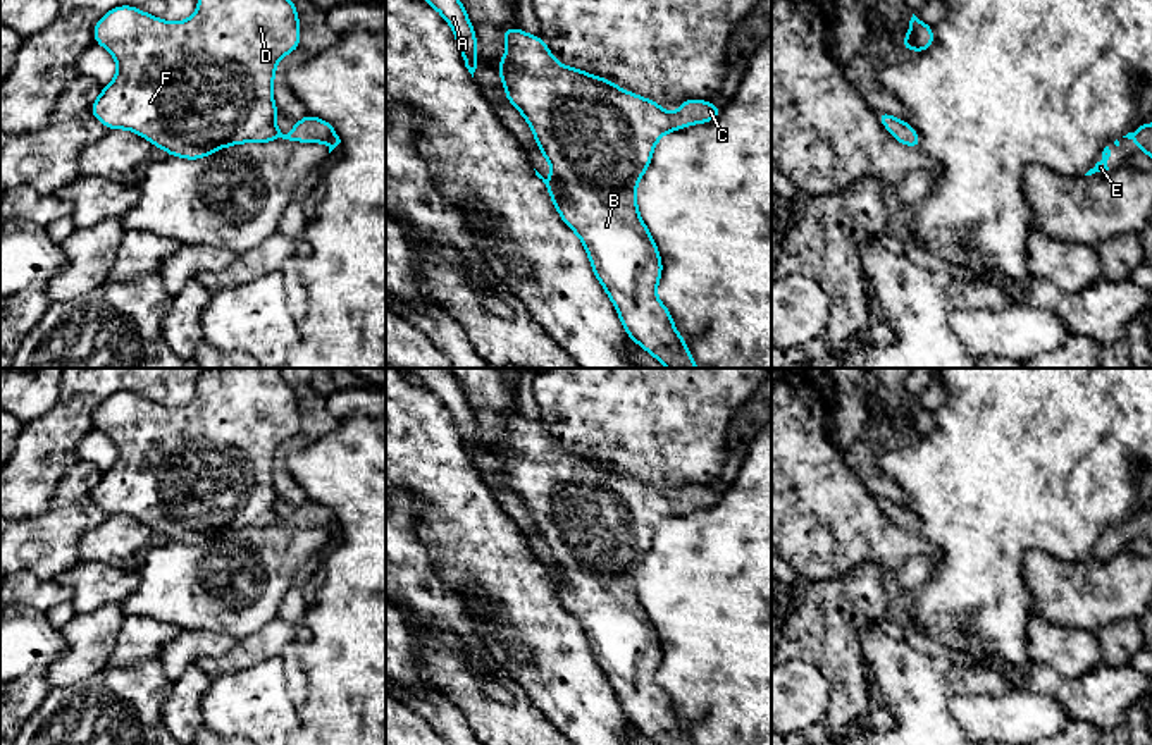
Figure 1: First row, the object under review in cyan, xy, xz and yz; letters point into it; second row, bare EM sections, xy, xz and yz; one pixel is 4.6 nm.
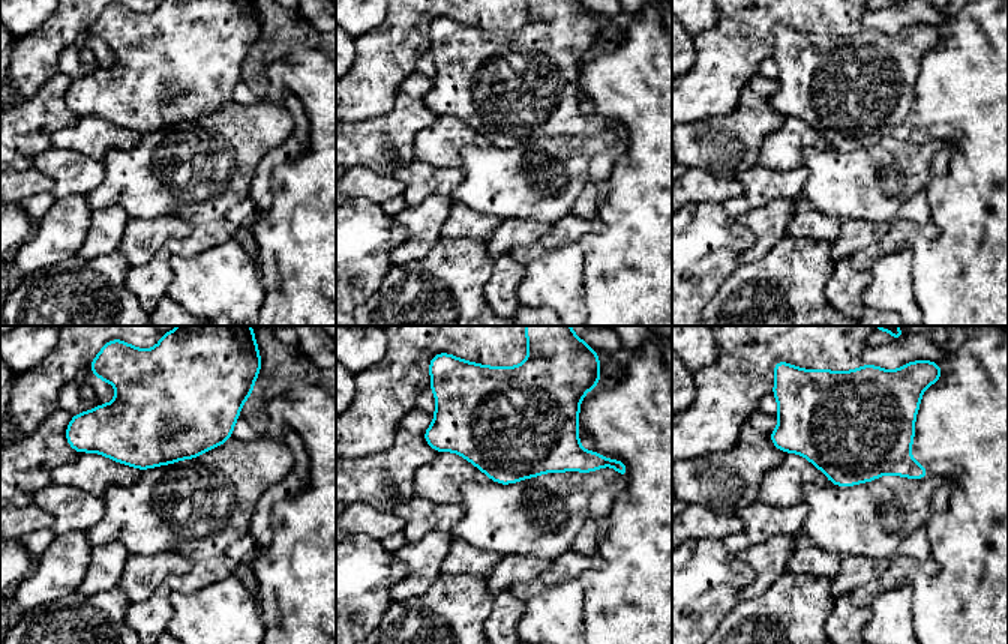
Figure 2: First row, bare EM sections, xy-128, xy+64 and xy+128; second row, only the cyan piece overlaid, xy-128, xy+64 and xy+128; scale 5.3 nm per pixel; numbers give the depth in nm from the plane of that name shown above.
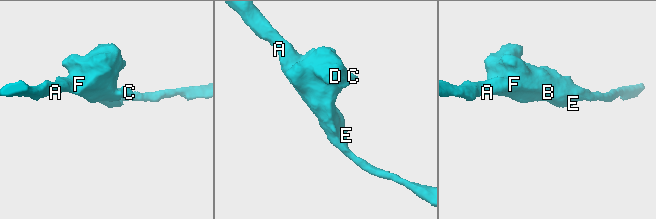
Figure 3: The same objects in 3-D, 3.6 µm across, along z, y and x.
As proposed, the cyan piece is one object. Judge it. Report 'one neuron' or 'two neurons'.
one neuron

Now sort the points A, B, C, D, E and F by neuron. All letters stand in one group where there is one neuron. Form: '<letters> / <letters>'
A B C D E F

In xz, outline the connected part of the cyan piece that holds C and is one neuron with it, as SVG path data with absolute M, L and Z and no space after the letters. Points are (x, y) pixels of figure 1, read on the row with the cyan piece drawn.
M506 28L501 34L506 43L506 53L498 62L498 74L505 83L505 95L527 120L541 153L553 170L549 179L544 179L537 170L536 175L546 184L565 225L582 241L592 272L615 305L625 332L668 368L699 368L689 353L685 339L675 329L672 313L656 296L663 265L658 246L639 215L635 189L653 160L654 146L661 136L675 129L685 129L691 124L713 122L720 117L722 108L709 100L687 98L675 114L668 114L656 102L625 91L610 79L560 64L537 34L527 34L518 28Z

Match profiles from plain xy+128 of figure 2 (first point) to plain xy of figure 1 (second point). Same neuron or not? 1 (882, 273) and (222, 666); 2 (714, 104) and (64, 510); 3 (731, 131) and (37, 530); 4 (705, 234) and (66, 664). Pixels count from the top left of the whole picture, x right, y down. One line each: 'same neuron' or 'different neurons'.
1: different neurons
2: different neurons
3: same neuron
4: different neurons

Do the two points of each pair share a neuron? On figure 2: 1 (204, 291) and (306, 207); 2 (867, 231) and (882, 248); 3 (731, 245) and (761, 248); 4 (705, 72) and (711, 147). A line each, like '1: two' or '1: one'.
1: two
2: two
3: two
4: two

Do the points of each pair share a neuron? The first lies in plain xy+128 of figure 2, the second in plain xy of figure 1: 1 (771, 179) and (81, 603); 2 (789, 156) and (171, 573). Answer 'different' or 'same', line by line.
1: same
2: different

